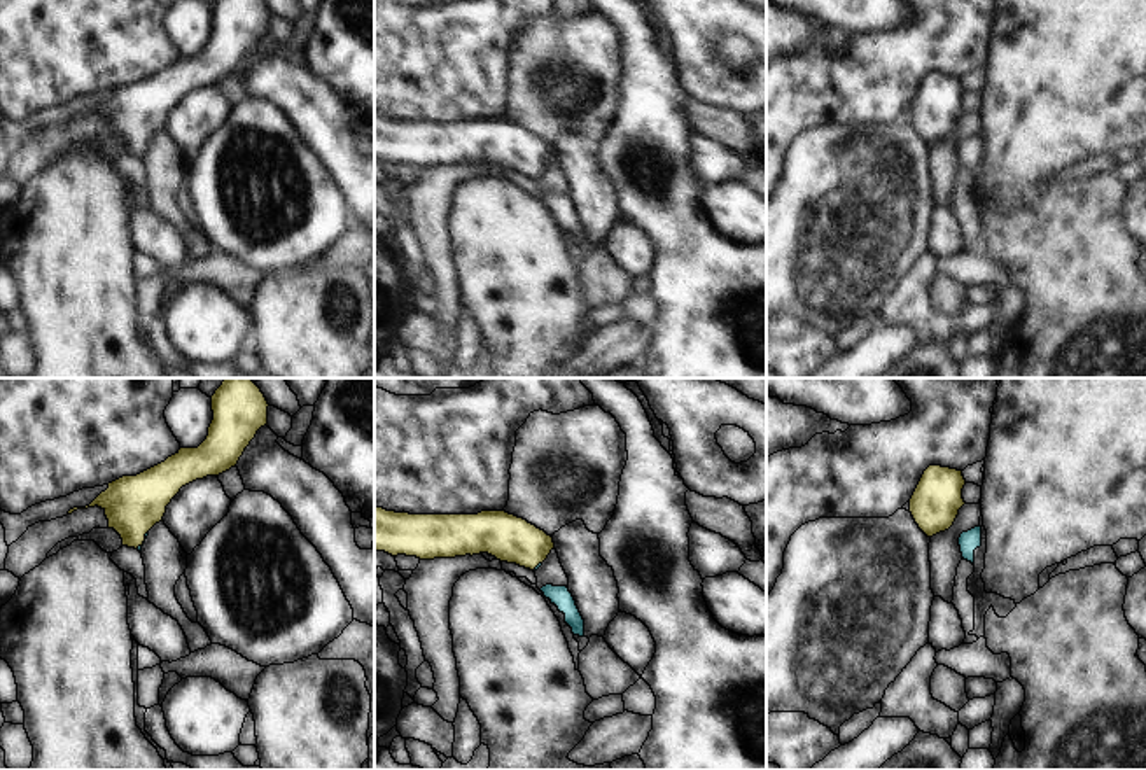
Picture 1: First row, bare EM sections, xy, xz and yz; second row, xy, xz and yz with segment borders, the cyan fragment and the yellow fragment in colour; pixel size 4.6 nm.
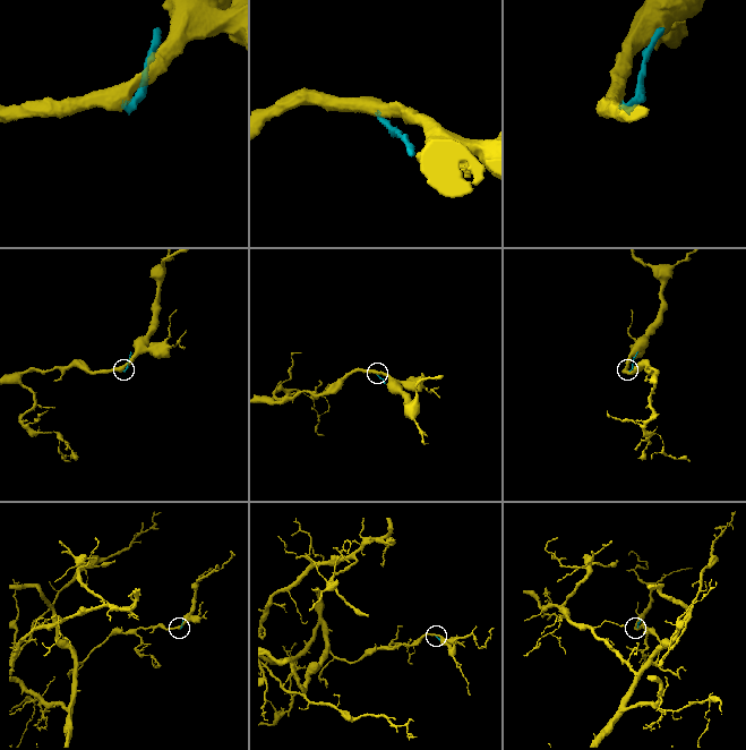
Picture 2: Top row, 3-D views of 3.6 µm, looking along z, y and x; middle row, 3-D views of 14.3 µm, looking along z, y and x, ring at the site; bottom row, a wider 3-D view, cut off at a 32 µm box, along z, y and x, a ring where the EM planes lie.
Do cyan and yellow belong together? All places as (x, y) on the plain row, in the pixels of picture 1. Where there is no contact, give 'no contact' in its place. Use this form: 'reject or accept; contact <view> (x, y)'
accept; contact xy (144, 149)

